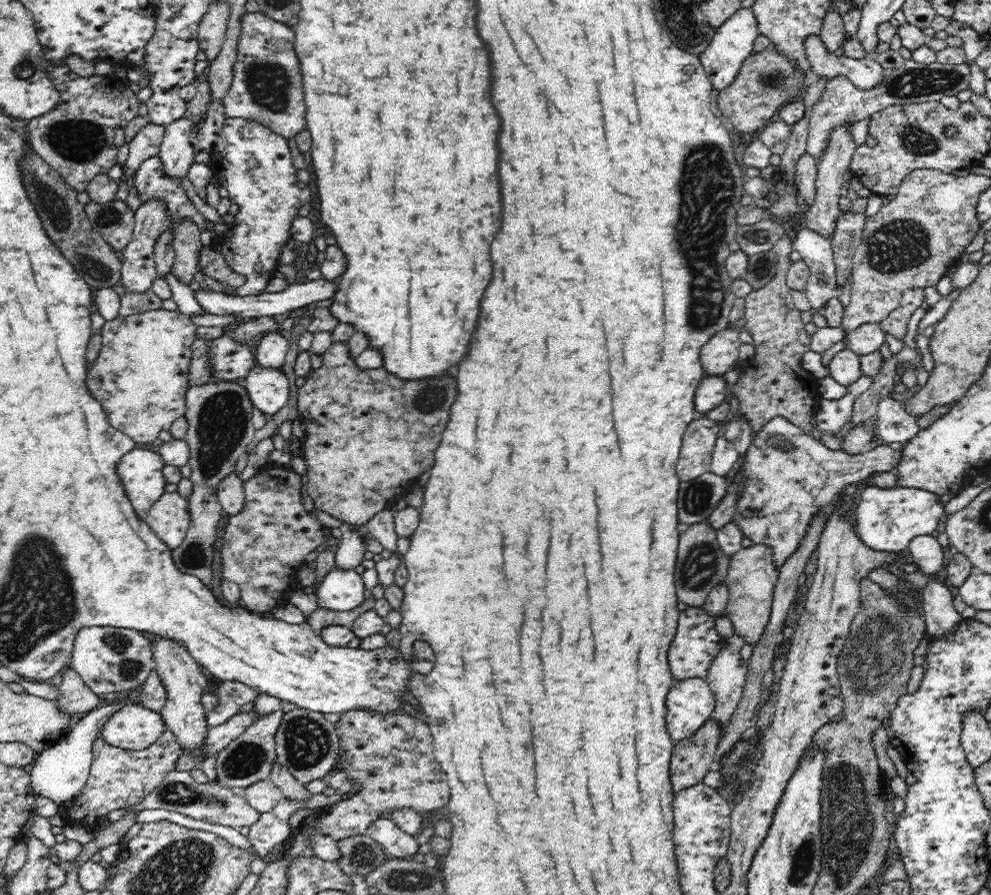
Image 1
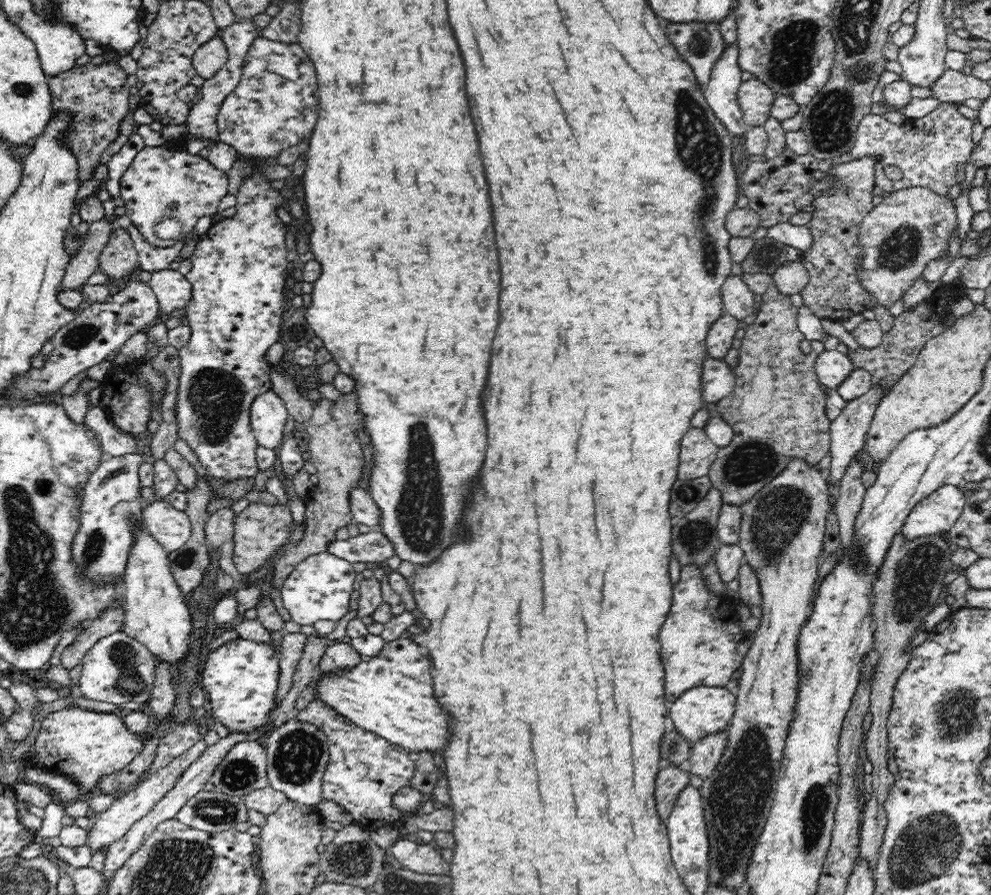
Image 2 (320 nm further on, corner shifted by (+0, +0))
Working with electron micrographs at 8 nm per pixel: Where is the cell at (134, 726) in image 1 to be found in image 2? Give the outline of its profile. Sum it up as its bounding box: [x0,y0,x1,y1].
[23,706,146,793]

